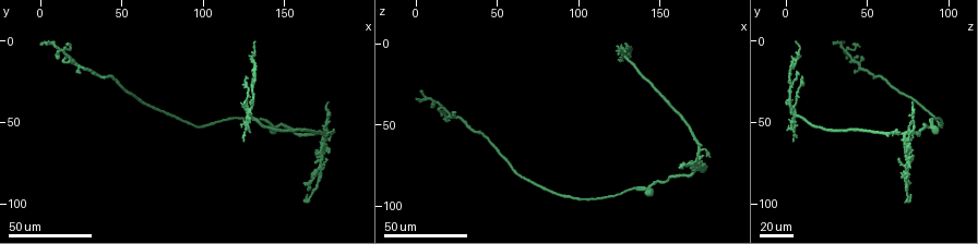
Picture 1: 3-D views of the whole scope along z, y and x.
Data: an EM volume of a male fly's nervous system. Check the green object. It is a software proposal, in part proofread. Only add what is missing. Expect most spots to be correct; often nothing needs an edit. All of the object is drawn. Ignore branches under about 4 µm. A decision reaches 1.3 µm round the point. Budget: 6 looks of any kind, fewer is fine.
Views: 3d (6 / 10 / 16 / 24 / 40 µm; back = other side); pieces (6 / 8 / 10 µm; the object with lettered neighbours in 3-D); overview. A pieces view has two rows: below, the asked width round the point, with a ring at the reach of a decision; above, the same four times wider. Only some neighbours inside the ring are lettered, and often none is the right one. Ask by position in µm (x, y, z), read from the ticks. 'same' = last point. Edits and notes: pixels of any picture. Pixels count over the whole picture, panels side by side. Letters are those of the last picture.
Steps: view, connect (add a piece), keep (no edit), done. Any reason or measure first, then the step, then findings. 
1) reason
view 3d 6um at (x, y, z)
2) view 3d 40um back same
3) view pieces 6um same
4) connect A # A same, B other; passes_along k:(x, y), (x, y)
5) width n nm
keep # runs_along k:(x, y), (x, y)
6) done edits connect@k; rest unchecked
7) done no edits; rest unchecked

free end
view 3d 40um at (176, 72, 70)

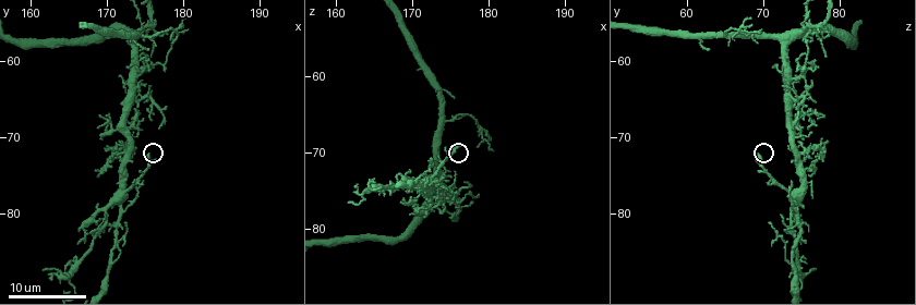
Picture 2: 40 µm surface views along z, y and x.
what lies round it
view pieces 8um at (175.5, 72.5, 69.5)

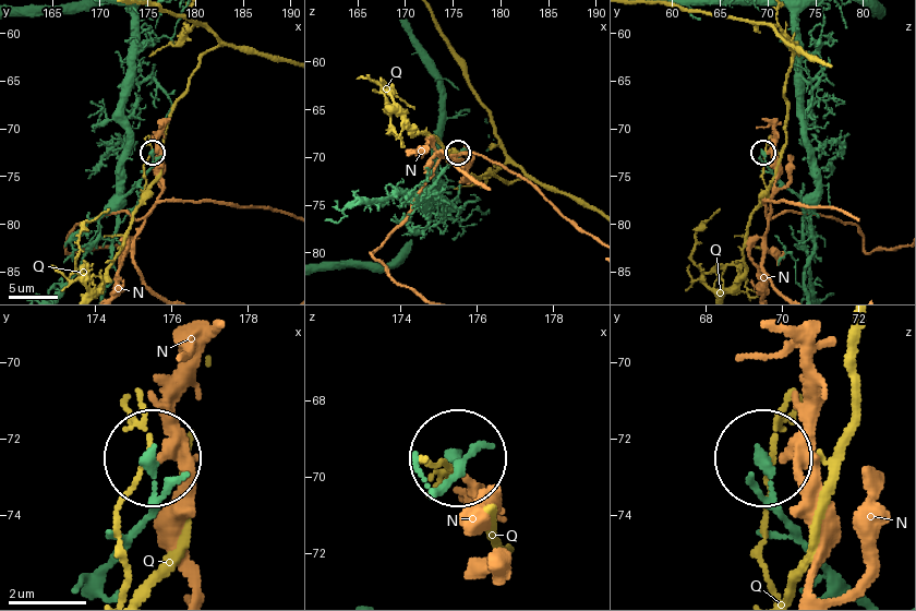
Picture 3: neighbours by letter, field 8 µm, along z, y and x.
keep # N other, Q other; runs_along 3:(93, 573), (148, 504), (152, 459); none of them fits

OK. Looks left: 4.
view 3d 24um at (16, 10, 46)

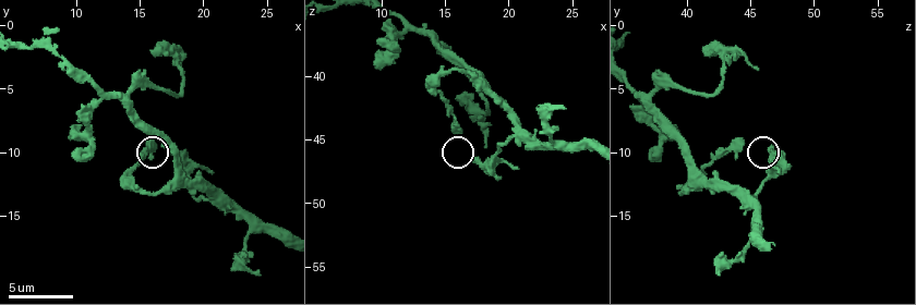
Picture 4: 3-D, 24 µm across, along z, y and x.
view pieces 10um at (16.0, 9.4, 44.4)

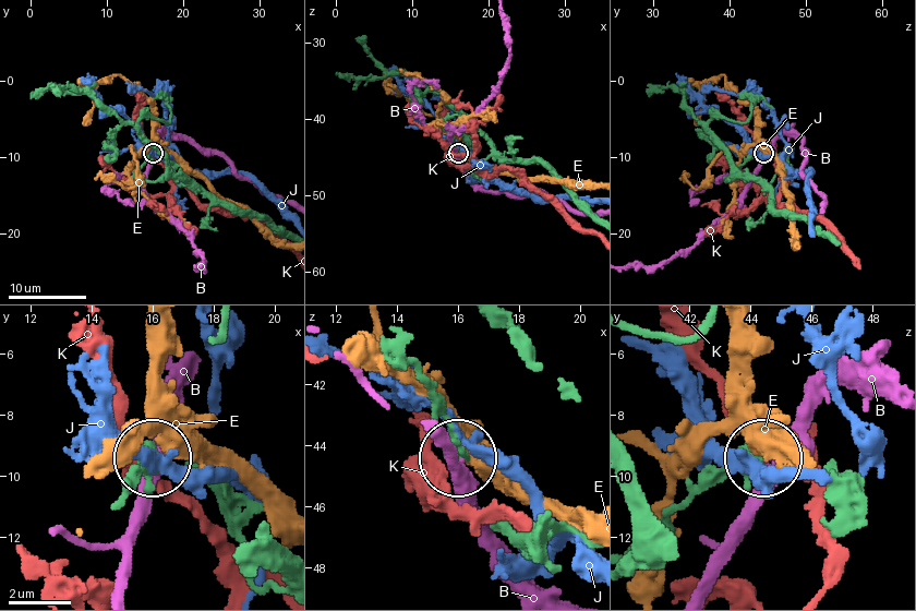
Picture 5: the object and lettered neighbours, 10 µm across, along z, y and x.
keep # B other, E other, J other, K other; no lettered piece goes on from it

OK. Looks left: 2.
long arm stops here
view 3d 40um at (2, 2, 34)

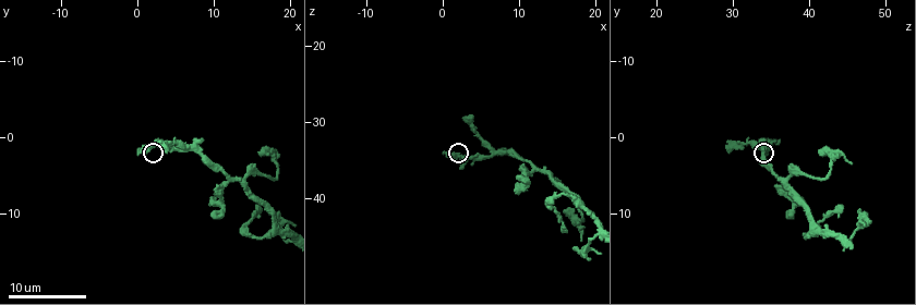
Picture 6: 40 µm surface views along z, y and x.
see the neighbours
view pieces 10um at (0.0, 2.0, 34.0)

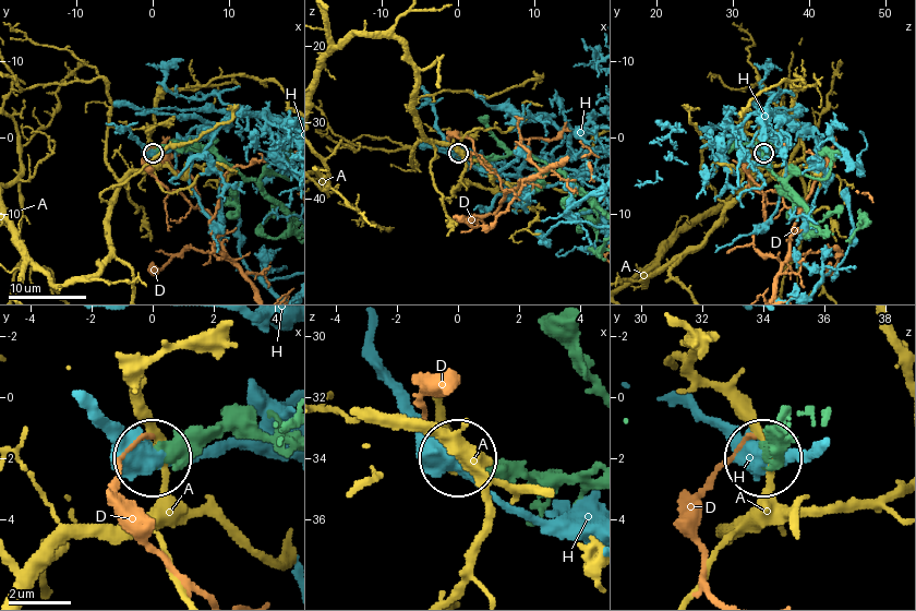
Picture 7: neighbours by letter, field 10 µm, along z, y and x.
width 340 nm
keep # A other, D other, H other; no lettered piece goes on from it

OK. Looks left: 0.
done no edits; rest unchecked

